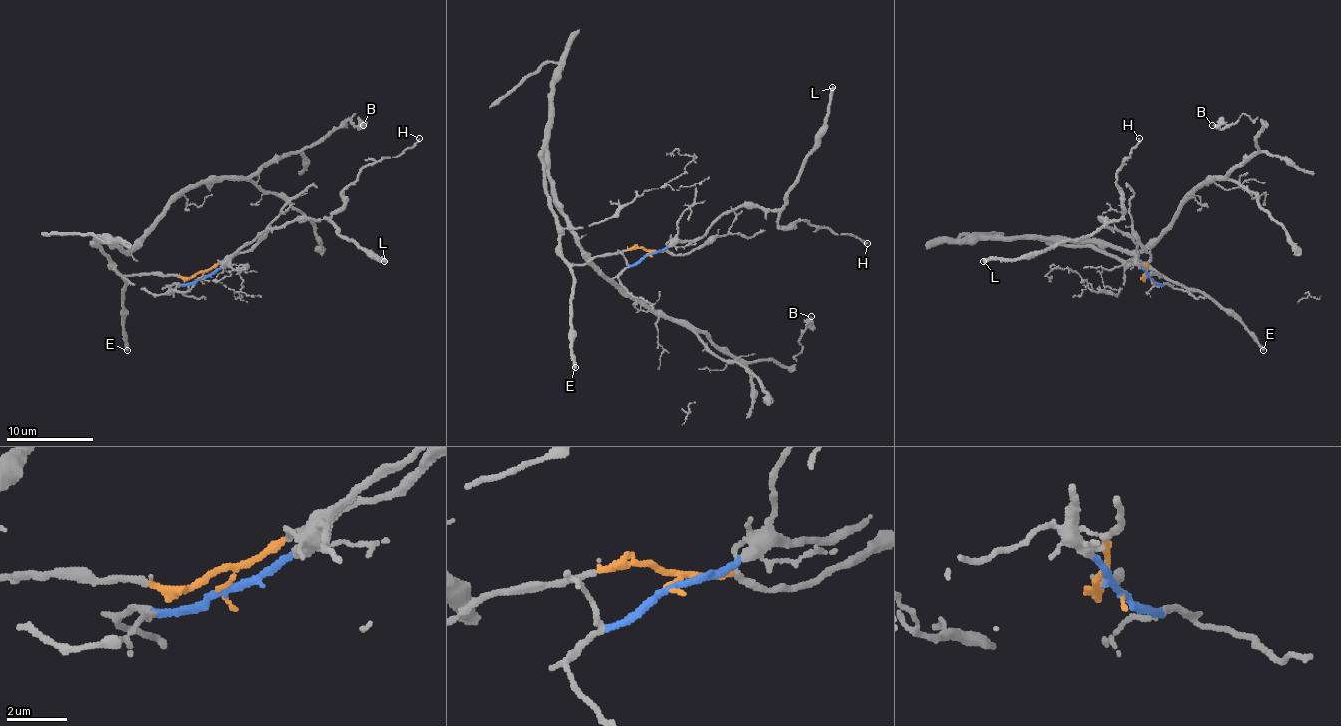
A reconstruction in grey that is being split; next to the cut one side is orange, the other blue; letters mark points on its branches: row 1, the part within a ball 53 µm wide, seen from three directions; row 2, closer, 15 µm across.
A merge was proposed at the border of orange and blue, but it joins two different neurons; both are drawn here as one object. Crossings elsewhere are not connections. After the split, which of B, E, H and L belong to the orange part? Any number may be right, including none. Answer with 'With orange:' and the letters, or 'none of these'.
With orange: B, E

